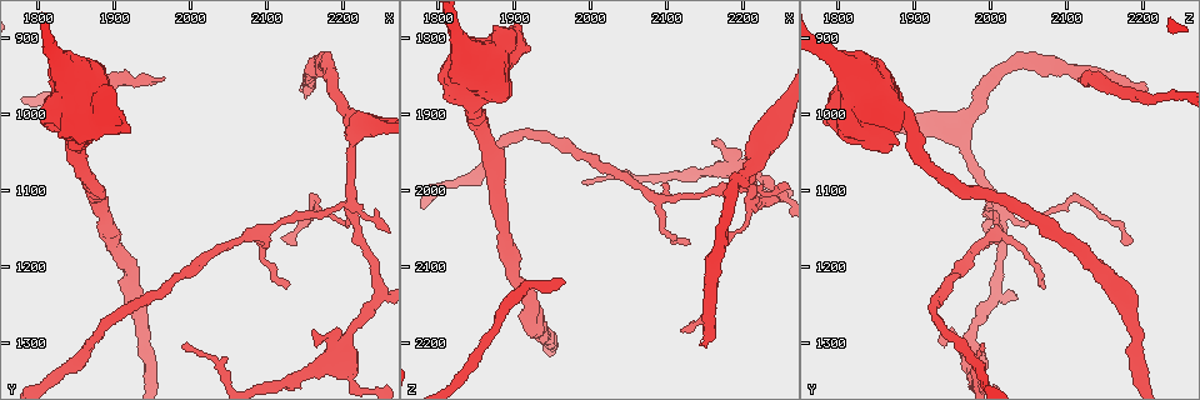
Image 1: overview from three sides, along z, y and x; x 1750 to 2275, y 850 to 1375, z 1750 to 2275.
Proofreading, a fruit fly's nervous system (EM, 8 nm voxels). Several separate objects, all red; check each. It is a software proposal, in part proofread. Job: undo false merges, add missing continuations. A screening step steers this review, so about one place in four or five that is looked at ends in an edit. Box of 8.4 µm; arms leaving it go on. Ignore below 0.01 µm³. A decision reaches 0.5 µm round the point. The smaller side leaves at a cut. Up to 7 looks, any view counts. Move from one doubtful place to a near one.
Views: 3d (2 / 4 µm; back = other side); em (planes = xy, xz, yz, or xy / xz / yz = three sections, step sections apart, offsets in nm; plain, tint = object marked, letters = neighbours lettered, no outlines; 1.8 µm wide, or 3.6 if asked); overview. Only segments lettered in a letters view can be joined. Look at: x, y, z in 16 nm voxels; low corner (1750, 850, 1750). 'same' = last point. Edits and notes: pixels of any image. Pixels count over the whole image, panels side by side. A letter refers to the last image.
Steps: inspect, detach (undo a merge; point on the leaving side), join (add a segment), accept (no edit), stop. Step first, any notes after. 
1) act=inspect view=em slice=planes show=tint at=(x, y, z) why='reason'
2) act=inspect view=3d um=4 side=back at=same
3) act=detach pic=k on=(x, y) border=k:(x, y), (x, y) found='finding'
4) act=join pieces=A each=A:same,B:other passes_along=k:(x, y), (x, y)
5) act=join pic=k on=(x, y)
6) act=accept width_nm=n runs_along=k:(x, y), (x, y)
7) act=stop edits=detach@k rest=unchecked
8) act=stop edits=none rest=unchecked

act=inspect view=3d um=4 at=(1920, 1025, 1815) why='stops while still wide'

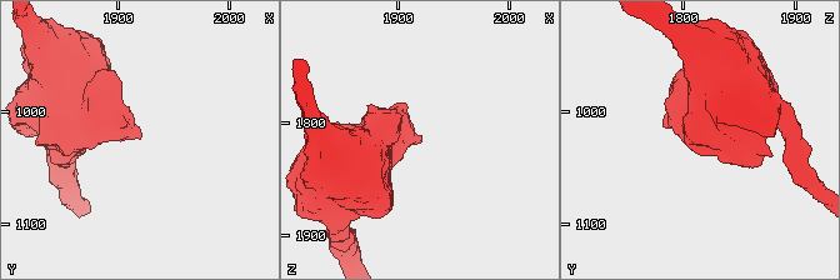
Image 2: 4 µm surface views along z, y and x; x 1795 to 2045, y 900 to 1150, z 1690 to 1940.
act=inspect view=em um=3.6 slice=planes show=letters at=(1920, 1022, 1816) why='shape alone is not enough'

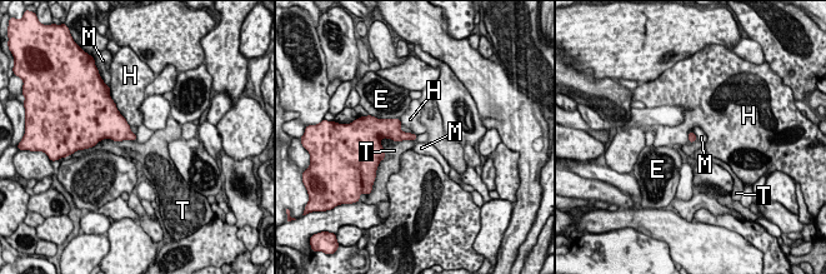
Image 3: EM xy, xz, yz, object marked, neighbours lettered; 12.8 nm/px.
act=accept each=E:other,H:other,M:other,T:other border=3:(415, 139), (384, 138), (378, 163) found='no lettered segment goes on from it'

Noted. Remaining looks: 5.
act=inspect view=em slice=xz step=16 show=tint at=(2095, 1155, 2015)

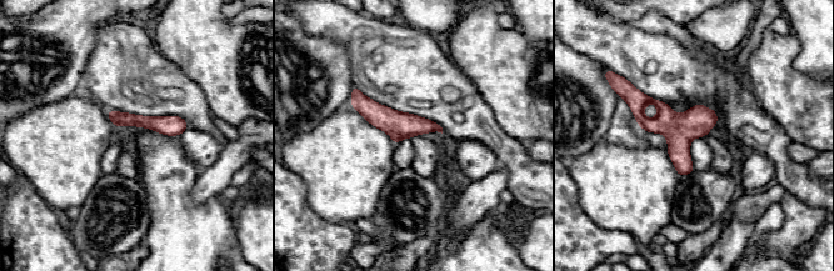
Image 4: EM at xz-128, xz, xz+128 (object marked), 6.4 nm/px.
act=inspect view=em slice=xz step=16 show=letters at=same why='see the neighbours'

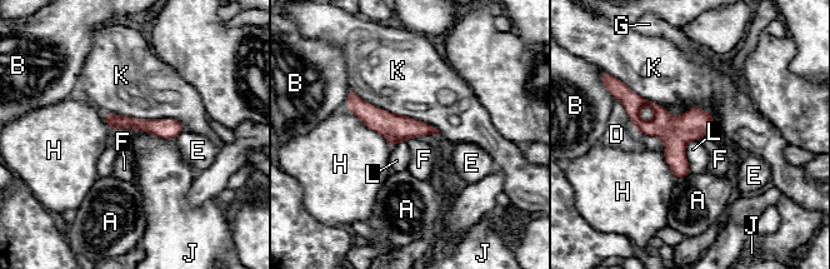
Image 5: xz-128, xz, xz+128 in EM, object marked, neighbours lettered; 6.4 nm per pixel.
act=accept width_nm=70 each=A:other,B:other,D:other,E:other,F:other,G:other,H:other,J:other,K:other,L:other border=5:(415, 137), (406, 142) found='all the same neuron'

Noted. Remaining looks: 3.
act=inspect view=em slice=planes show=tint at=(2215, 1115, 2005) why='calibre changes'

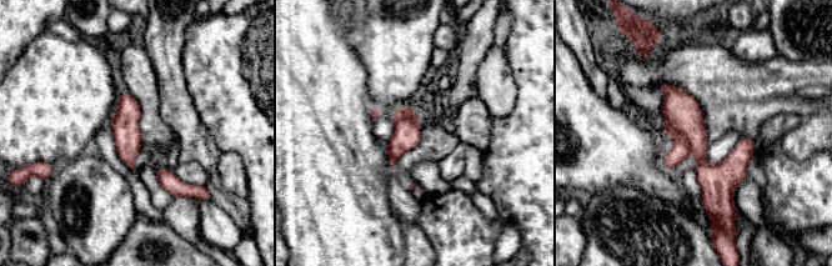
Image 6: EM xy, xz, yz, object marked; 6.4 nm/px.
act=inspect view=em slice=planes show=letters at=same why='what lies round it'

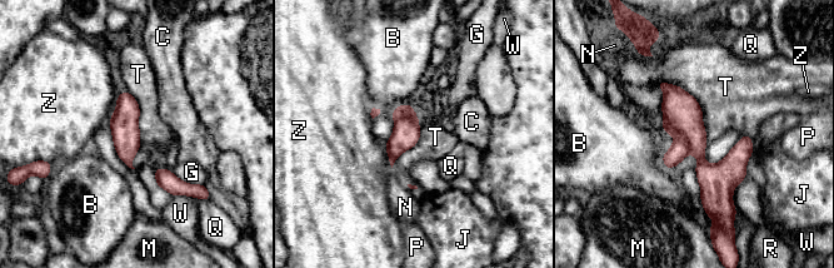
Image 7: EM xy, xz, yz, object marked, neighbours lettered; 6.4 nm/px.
act=detach pic=7 on=(679, 149) each=B:other,C:other,G:other,J:other,M:other,N:other,P:other,Q:other,R:other,T:other,W:other,Z:other border=7:(674, 135), (685, 142), (689, 152) found='a second neuron is stuck on'

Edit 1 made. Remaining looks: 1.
act=stop edits=detach@7 rest=unchecked

